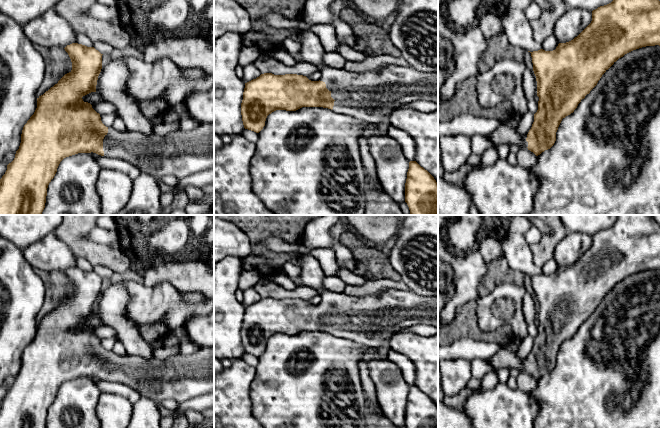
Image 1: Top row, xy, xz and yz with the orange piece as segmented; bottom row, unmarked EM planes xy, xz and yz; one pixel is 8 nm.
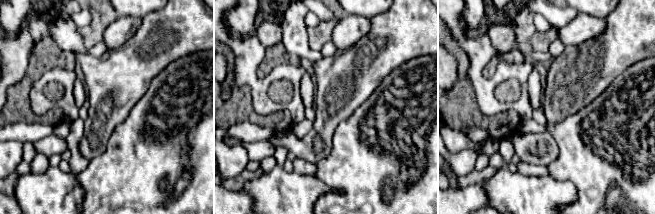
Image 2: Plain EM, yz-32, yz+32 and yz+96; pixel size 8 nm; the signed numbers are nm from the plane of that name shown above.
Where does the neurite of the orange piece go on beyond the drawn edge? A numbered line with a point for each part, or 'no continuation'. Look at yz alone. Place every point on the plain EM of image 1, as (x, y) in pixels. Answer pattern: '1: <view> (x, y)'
1: yz (504, 358)

